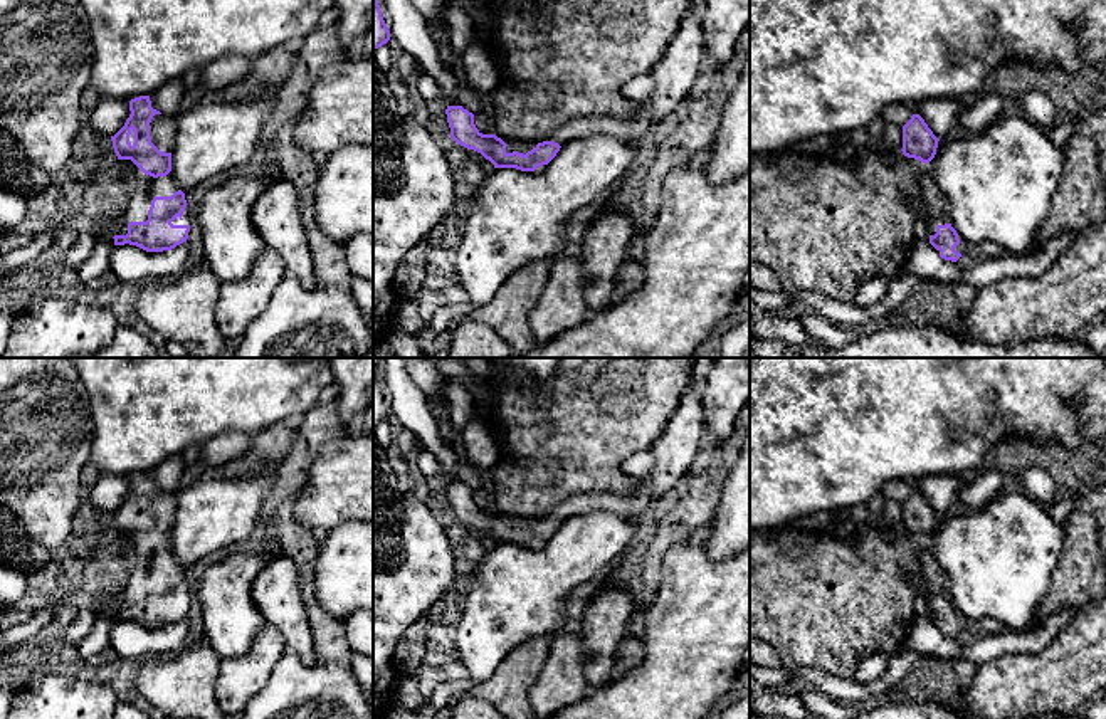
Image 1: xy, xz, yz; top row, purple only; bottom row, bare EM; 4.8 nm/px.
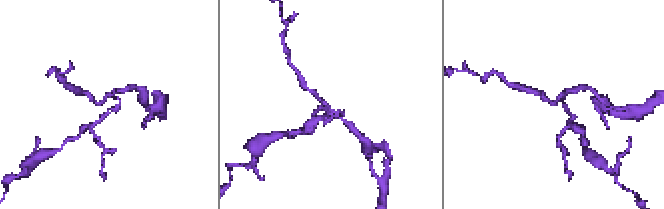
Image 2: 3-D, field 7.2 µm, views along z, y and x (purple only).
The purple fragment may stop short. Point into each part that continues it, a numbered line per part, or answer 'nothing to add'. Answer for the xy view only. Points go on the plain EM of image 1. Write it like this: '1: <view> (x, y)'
1: xy (147, 565)

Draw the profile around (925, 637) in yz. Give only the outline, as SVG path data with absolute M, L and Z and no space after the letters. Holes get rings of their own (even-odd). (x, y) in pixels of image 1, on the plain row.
M1064 608L1056 611L1044 625L1022 632L1002 630L998 633L987 633L968 647L961 647L955 638L941 635L930 618L918 618L913 623L906 647L943 662L963 659L980 665L1005 653L1044 650L1071 618L1072 610Z

